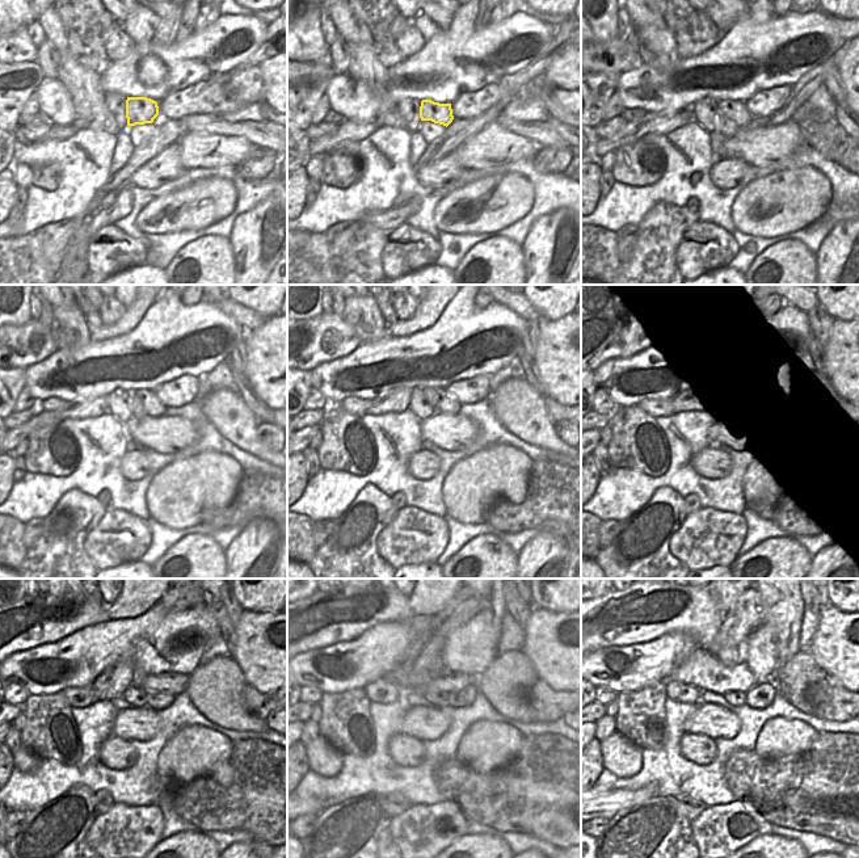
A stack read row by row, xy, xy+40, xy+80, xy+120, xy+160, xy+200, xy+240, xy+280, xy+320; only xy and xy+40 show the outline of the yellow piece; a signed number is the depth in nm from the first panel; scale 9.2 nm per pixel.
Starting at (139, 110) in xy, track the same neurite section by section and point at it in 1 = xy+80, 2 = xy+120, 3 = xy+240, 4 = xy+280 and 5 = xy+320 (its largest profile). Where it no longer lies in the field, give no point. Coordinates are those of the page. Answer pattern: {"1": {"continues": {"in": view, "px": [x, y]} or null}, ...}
{"1": {"continues": {"in": "xy+80", "px": [735, 110]}}, "2": {"continues": {"in": "xy+120", "px": [152, 407]}}, "3": {"continues": {"in": "xy+240", "px": [158, 701]}}, "4": {"continues": {"in": "xy+280", "px": [464, 697]}}, "5": {"continues": {"in": "xy+320", "px": [761, 695]}}}

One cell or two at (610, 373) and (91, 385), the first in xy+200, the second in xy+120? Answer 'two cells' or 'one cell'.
one cell

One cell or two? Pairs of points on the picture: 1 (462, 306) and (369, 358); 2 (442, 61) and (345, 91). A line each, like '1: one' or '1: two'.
1: one
2: one

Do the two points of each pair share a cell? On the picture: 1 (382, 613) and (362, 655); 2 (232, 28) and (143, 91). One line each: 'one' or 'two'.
1: two
2: one

